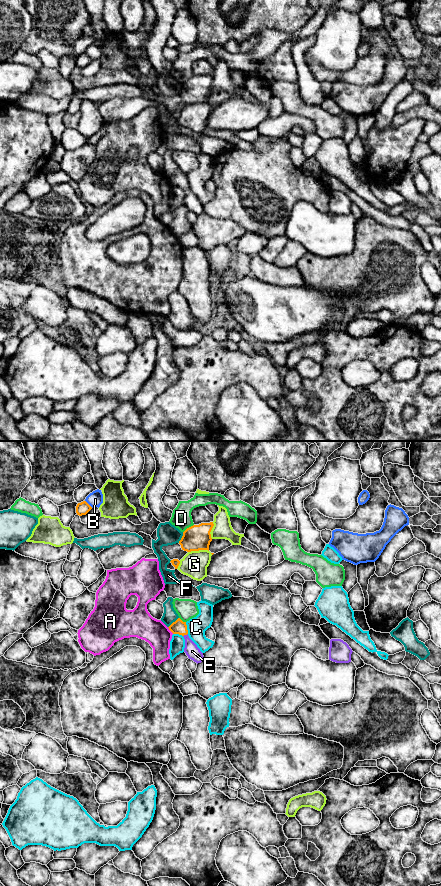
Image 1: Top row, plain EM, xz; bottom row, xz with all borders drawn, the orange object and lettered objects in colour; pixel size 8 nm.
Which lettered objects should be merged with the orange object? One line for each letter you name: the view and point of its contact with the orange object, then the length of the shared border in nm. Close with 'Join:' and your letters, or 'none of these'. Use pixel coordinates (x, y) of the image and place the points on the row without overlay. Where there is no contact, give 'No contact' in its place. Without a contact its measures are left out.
E: Touches orange at xz (185, 186). Shared border 50 nm
Join: E

